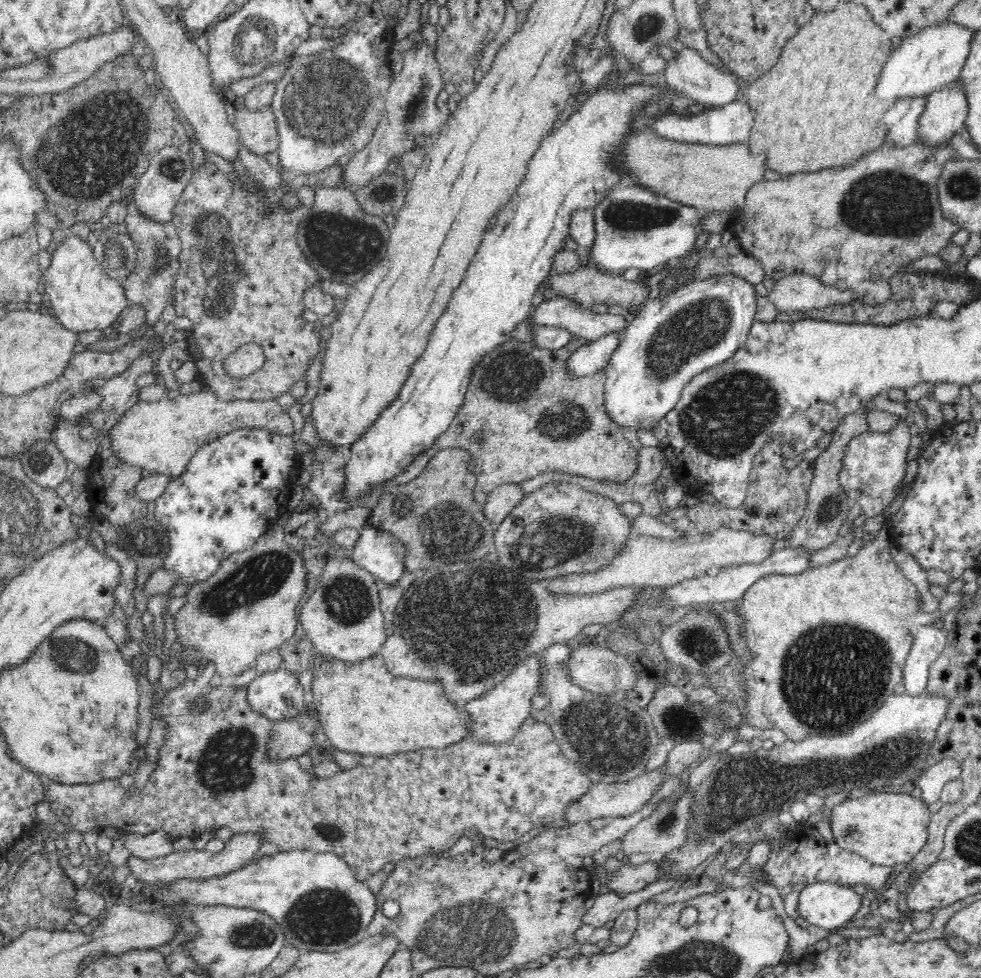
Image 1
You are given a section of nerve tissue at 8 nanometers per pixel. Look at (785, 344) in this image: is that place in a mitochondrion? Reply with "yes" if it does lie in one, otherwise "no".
no

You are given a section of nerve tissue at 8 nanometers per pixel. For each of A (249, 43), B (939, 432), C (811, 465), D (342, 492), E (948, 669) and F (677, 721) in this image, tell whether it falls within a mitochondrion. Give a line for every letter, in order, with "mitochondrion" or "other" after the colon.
A: mitochondrion
B: other
C: other
D: other
E: other
F: mitochondrion

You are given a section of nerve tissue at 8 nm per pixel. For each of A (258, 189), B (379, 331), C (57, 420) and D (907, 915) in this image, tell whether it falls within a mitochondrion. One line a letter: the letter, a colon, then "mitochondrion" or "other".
A: other
B: other
C: other
D: other

